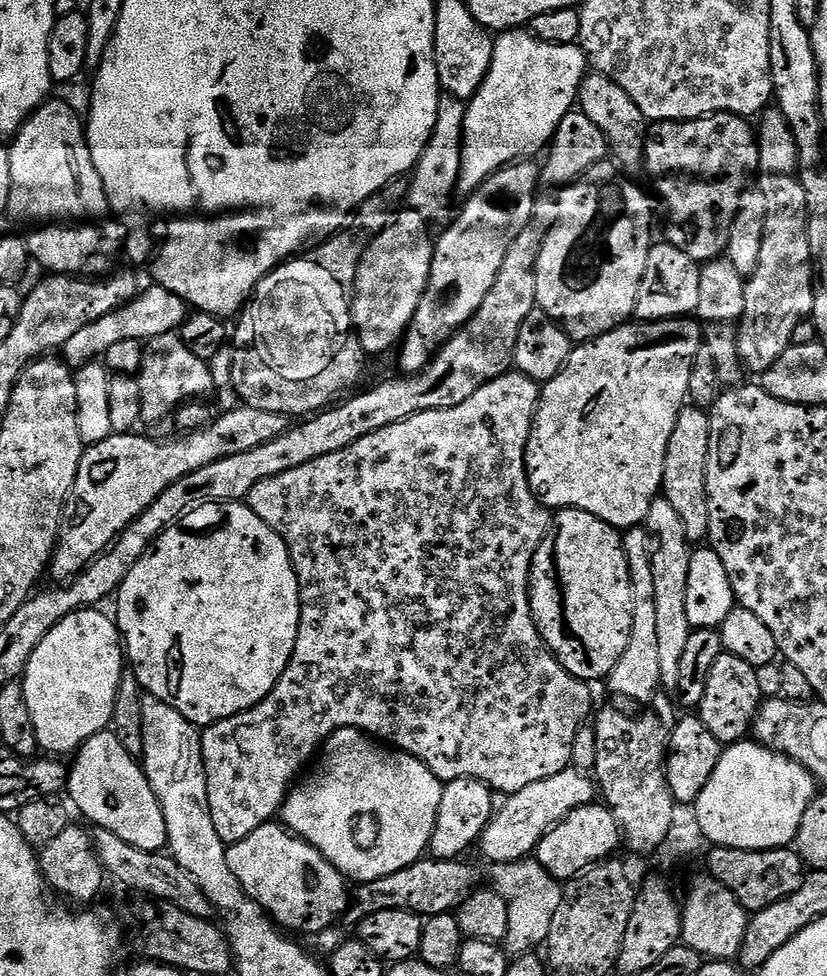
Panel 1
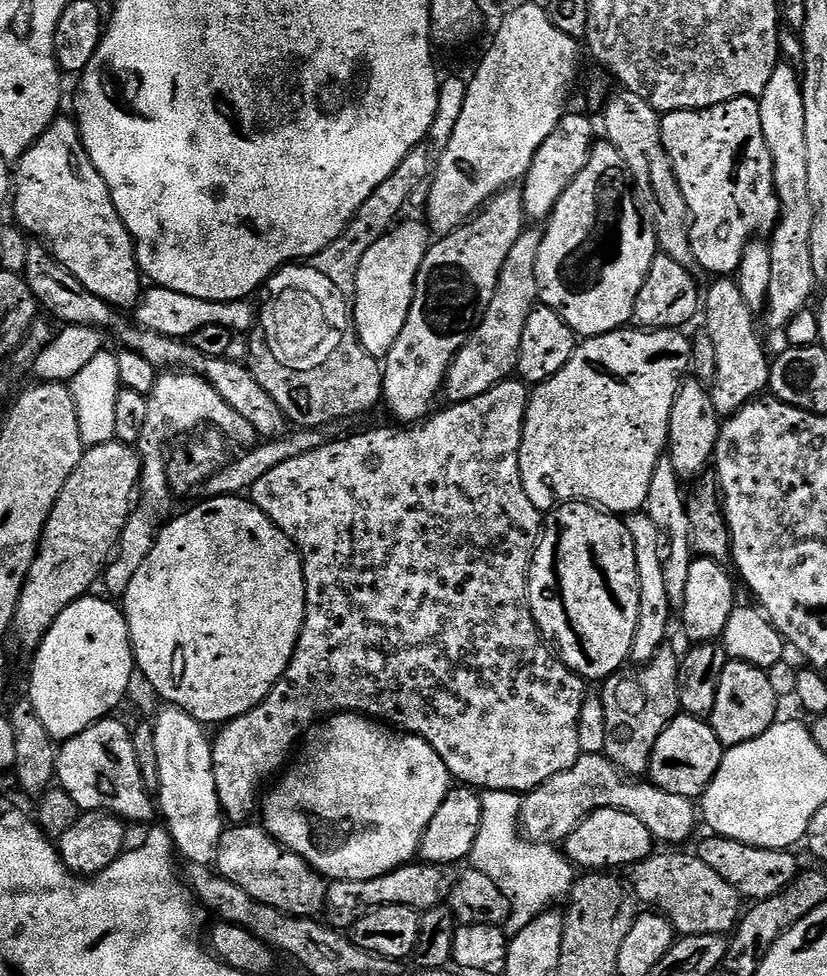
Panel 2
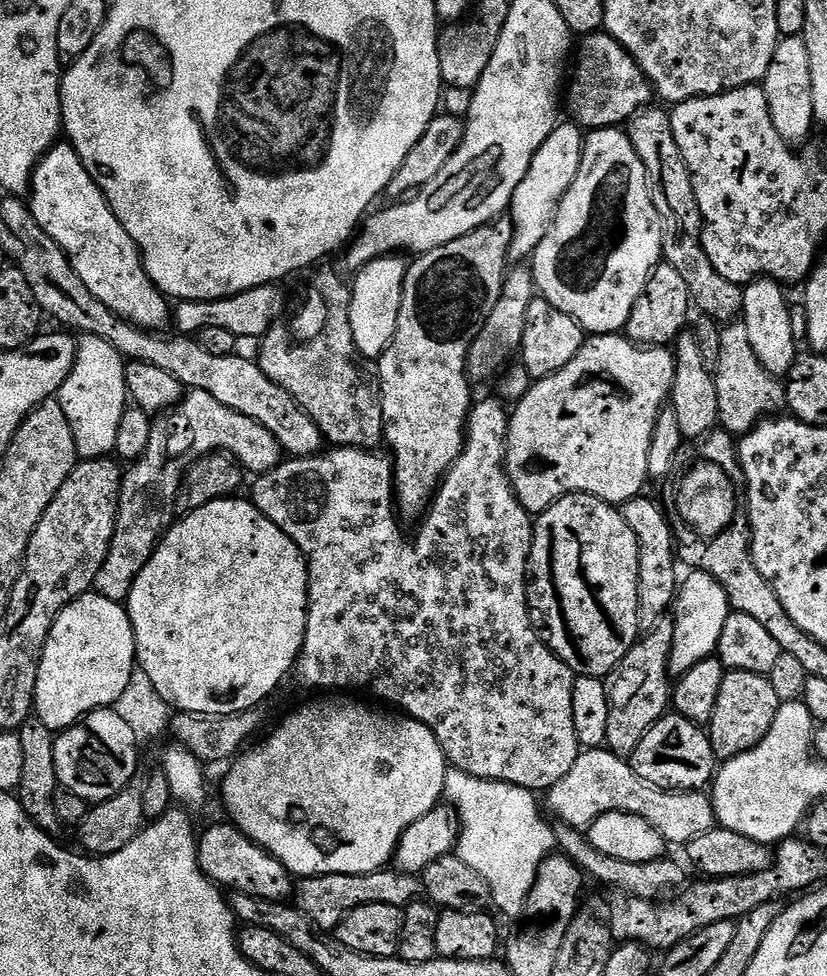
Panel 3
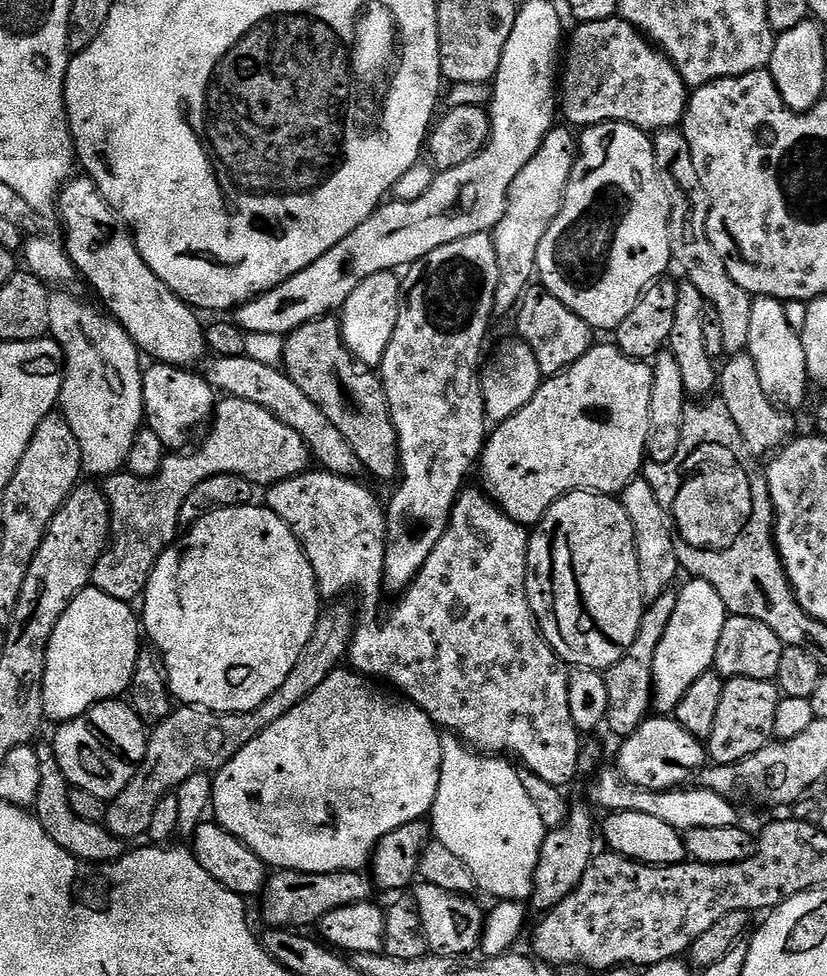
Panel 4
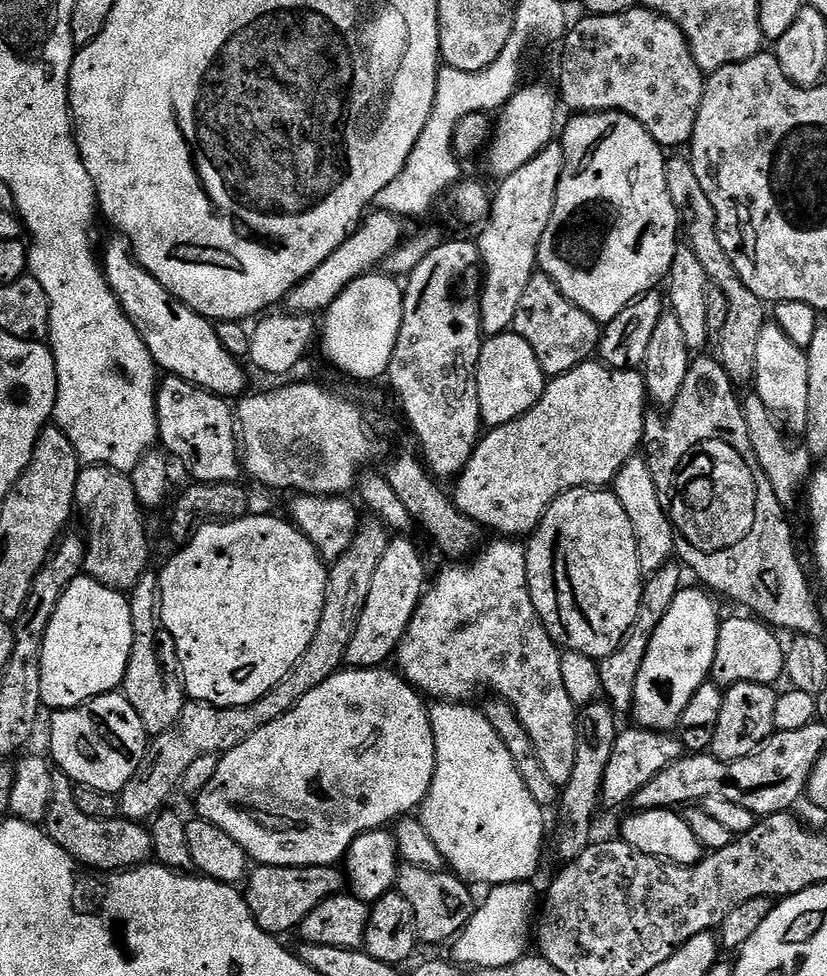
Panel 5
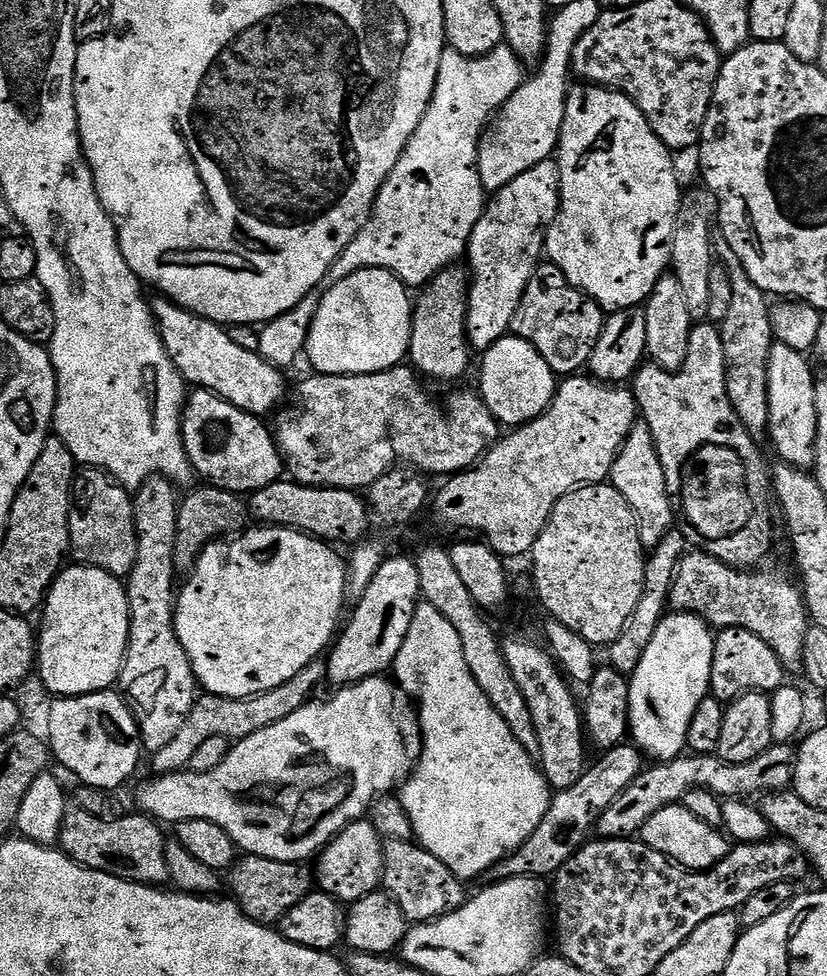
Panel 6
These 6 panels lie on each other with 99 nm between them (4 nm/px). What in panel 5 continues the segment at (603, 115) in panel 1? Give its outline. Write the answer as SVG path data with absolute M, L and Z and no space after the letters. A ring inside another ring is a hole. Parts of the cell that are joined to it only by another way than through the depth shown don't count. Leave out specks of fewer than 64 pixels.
M684 154L673 155L676 157L668 160L668 185L674 206L680 211L682 236L687 247L691 248L698 258L698 262L702 262L709 281L726 294L726 300L729 303L726 327L718 338L718 344L720 344L718 359L733 384L737 386L751 385L756 379L758 338L766 323L766 317L764 317L766 304L750 290L746 290L746 282L742 282L742 278L738 278L738 270L734 270L734 262L730 262L730 258L726 258L726 250L722 250L722 242L718 242L714 206L710 202L710 198L706 198L706 194L702 190L702 182L698 182L698 174L694 174L691 159L687 155L680 155Z

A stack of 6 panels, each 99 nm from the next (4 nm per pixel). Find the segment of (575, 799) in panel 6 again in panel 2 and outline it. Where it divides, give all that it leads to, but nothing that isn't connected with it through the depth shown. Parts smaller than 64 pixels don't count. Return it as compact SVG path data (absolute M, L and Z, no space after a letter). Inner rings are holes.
M687 714L675 716L664 727L662 734L658 734L658 742L654 742L652 757L648 762L647 779L670 794L700 798L714 778L725 751L707 719Z

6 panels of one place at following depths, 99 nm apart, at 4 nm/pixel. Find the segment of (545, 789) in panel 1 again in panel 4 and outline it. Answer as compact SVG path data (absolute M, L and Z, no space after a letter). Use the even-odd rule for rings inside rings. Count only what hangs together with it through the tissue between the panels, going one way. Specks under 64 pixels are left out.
M609 766L595 773L596 785L592 788L592 796L596 799L597 809L605 808L605 813L637 812L638 814L650 814L674 826L679 832L686 833L692 828L704 826L737 826L741 823L740 816L736 813L737 805L724 796L714 794L711 788L697 787L696 792L691 792L691 787L684 786L679 790L666 792L651 792L645 788L634 786L615 767Z

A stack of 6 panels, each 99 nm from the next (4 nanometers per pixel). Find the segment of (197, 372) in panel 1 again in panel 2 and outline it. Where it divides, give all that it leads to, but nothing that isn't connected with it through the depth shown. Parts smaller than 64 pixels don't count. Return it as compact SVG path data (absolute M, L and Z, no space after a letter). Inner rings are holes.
M168 370L157 375L153 390L147 395L146 423L142 429L142 438L138 445L140 454L140 486L134 497L132 512L128 515L126 526L120 535L120 543L114 555L104 569L102 588L109 597L122 598L130 586L130 578L138 574L138 566L146 562L150 550L154 550L154 542L173 515L174 497L168 489L168 456L164 443L171 436L191 434L205 426L216 428L228 437L233 445L241 444L241 449L255 448L258 443L257 432L246 419L242 418L230 406L214 386L201 376L183 370Z

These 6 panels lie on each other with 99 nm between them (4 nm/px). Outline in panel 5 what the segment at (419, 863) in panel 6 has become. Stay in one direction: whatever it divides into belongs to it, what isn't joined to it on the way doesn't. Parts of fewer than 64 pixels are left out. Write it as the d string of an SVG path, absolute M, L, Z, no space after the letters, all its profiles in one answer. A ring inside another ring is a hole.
M401 863L400 870L396 873L395 891L400 892L406 902L410 902L416 929L423 943L447 945L455 941L478 907L478 900L472 897L471 890L473 891L465 881L448 870L435 872L422 866Z

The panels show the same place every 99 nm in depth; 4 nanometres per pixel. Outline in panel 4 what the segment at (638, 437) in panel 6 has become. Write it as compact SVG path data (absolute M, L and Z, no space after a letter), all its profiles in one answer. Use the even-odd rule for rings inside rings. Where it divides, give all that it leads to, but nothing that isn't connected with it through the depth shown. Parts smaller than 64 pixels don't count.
M637 478L626 485L623 492L619 493L618 499L626 514L630 514L630 522L634 526L638 550L638 578L642 578L645 601L651 602L662 598L662 594L673 587L676 575L681 575L682 569L676 553L678 540L674 535L674 524L665 501L652 489L651 482L644 479Z

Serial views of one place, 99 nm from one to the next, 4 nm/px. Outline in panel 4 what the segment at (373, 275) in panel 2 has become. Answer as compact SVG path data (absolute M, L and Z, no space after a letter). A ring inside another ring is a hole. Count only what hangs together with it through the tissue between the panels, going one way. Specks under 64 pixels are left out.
M396 272L374 274L374 278L366 278L366 282L362 282L362 286L350 294L338 321L343 332L344 347L351 350L357 360L369 366L380 365L398 322L401 299L402 280Z

